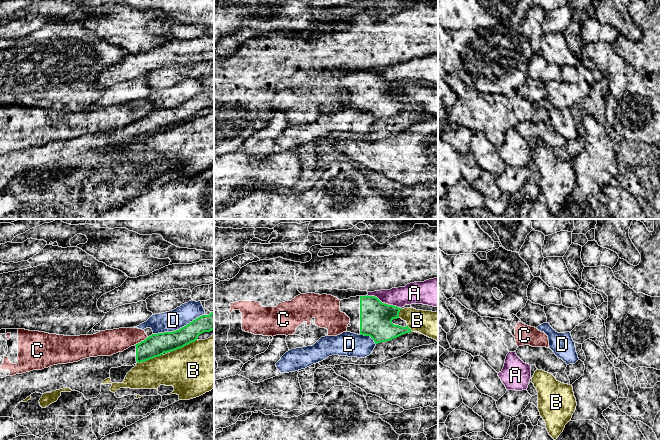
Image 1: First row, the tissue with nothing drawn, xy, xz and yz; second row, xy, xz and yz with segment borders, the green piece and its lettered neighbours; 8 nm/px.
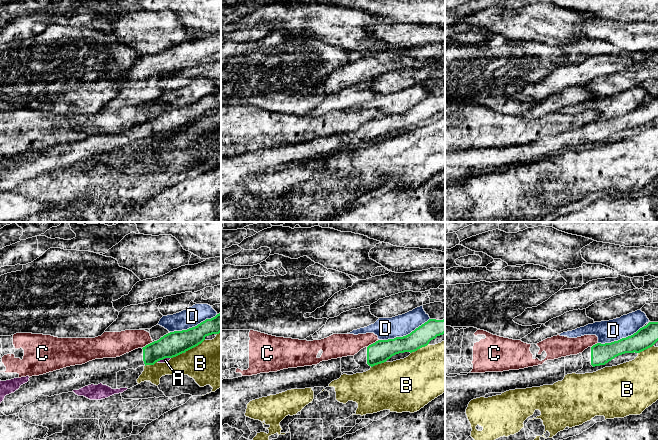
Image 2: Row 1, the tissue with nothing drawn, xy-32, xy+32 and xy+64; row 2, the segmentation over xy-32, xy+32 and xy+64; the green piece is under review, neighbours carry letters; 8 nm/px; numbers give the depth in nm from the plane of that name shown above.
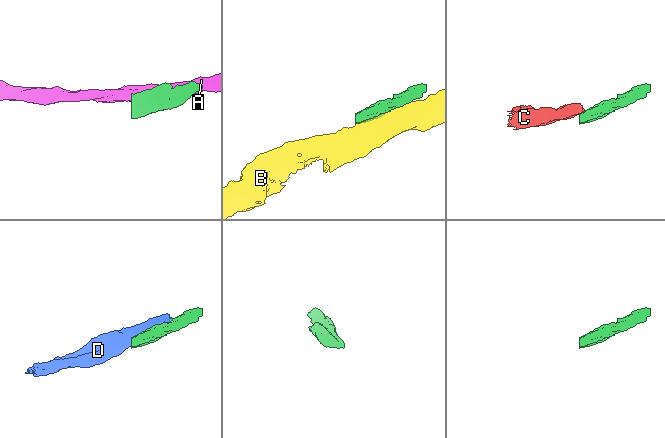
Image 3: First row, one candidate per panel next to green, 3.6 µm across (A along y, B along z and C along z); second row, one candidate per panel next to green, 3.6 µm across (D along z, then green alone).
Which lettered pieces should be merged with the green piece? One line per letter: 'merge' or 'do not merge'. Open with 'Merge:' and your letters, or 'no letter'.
Merge: no letter
A: do not merge
B: do not merge
C: do not merge
D: do not merge

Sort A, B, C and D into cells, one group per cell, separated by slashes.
A / B / C / D

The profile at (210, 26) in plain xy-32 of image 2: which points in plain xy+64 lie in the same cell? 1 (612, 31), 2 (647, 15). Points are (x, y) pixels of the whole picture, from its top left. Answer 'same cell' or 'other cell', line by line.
1: other cell
2: same cell

